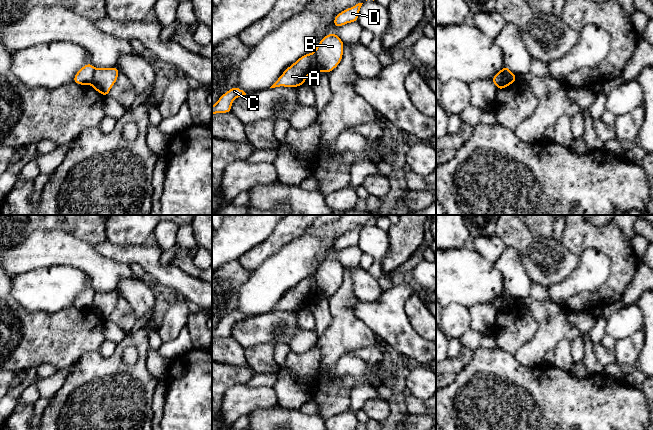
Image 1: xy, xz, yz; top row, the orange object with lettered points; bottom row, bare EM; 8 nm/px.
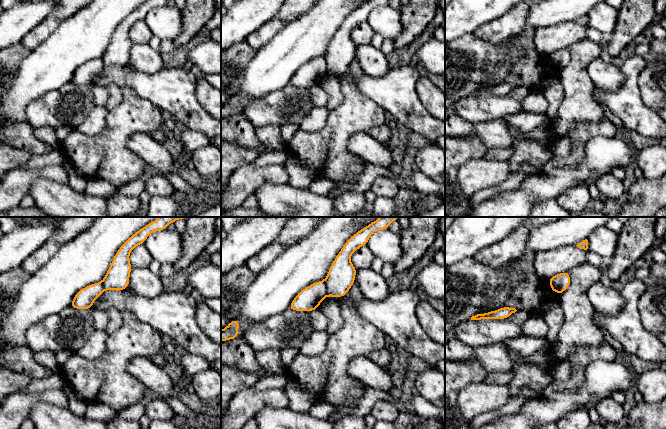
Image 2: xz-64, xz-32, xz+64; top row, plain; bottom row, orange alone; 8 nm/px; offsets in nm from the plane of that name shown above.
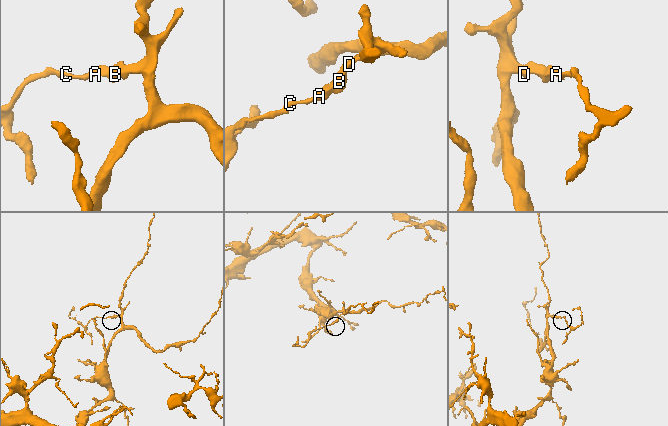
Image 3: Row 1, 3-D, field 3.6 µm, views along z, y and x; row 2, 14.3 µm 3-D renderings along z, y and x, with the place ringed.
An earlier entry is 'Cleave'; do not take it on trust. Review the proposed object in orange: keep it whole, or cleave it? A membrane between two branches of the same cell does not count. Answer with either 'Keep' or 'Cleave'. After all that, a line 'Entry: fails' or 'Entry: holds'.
Cleave
Entry: holds

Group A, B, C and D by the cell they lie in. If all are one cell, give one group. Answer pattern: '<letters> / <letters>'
A C / B D

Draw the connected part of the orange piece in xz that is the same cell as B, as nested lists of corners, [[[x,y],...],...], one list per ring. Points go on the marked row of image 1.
[[[329,33],[317,45],[315,56],[318,71],[329,73],[341,62],[343,57],[344,42],[335,34]]]

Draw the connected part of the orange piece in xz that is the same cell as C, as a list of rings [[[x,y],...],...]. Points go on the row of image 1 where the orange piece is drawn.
[[[233,87],[224,93],[218,101],[212,106],[212,114],[230,113],[232,102],[235,98],[246,95],[246,93],[238,87]]]

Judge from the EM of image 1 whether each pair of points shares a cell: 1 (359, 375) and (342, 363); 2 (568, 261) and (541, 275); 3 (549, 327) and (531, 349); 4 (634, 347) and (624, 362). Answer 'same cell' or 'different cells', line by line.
1: same cell
2: same cell
3: same cell
4: same cell

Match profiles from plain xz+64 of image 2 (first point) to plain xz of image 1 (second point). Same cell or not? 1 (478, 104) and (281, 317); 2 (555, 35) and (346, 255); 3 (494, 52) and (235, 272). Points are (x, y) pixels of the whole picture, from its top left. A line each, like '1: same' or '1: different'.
1: same
2: same
3: same

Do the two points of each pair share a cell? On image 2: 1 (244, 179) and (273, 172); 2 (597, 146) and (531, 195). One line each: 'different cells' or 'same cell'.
1: same cell
2: same cell

